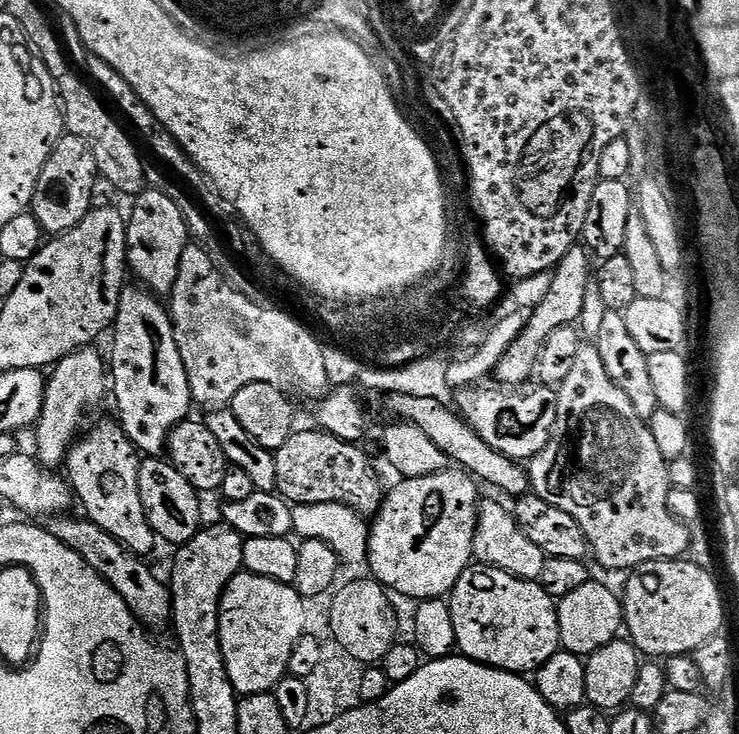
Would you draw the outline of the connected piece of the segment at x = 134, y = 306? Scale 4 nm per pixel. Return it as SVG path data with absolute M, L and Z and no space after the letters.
M125 287L120 296L120 309L111 333L110 392L116 395L115 415L126 438L145 457L160 458L165 455L172 431L193 415L194 401L167 307L160 305L147 288L135 287Z

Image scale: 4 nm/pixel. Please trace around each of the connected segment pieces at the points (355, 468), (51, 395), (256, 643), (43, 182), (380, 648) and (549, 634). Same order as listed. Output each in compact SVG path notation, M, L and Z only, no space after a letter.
M315 430L316 432L300 431L293 431L292 437L281 448L275 449L276 461L274 466L278 473L276 492L292 506L297 504L338 503L344 507L352 508L358 515L365 518L375 517L381 504L384 503L386 488L385 485L380 485L380 476L376 473L371 458L360 449L361 445L351 440L343 440L323 430Z
M80 349L64 356L53 367L53 374L45 383L43 410L34 428L38 448L36 456L44 467L59 467L67 459L72 444L83 429L86 412L107 397L108 370L105 359L103 362L96 350Z
M243 570L230 581L221 599L220 638L226 672L238 697L272 692L289 675L290 654L294 654L294 646L305 635L306 614L302 614L303 605L304 597L298 595L295 587L290 584L274 582L270 578L255 576Z
M61 136L59 142L52 147L50 158L46 158L46 166L42 166L42 174L36 183L30 205L32 215L38 218L45 233L68 232L86 218L94 208L92 191L96 188L96 180L98 184L96 163L90 146L86 146L86 142L77 136Z
M374 578L341 583L335 589L334 610L330 610L331 639L340 643L339 651L351 656L360 666L376 666L385 654L398 643L396 636L396 608L387 588Z
M473 563L462 574L462 578L458 578L458 582L453 586L450 593L450 603L448 604L450 614L454 618L454 634L456 635L456 647L459 655L466 656L469 660L477 660L477 662L484 664L487 668L500 668L504 672L517 674L535 673L537 668L541 668L546 662L550 662L550 658L554 658L554 654L561 651L558 614L556 613L557 607L557 601L550 594L546 594L546 590L537 581L523 580L514 574L506 574L506 570L498 570L485 564Z

